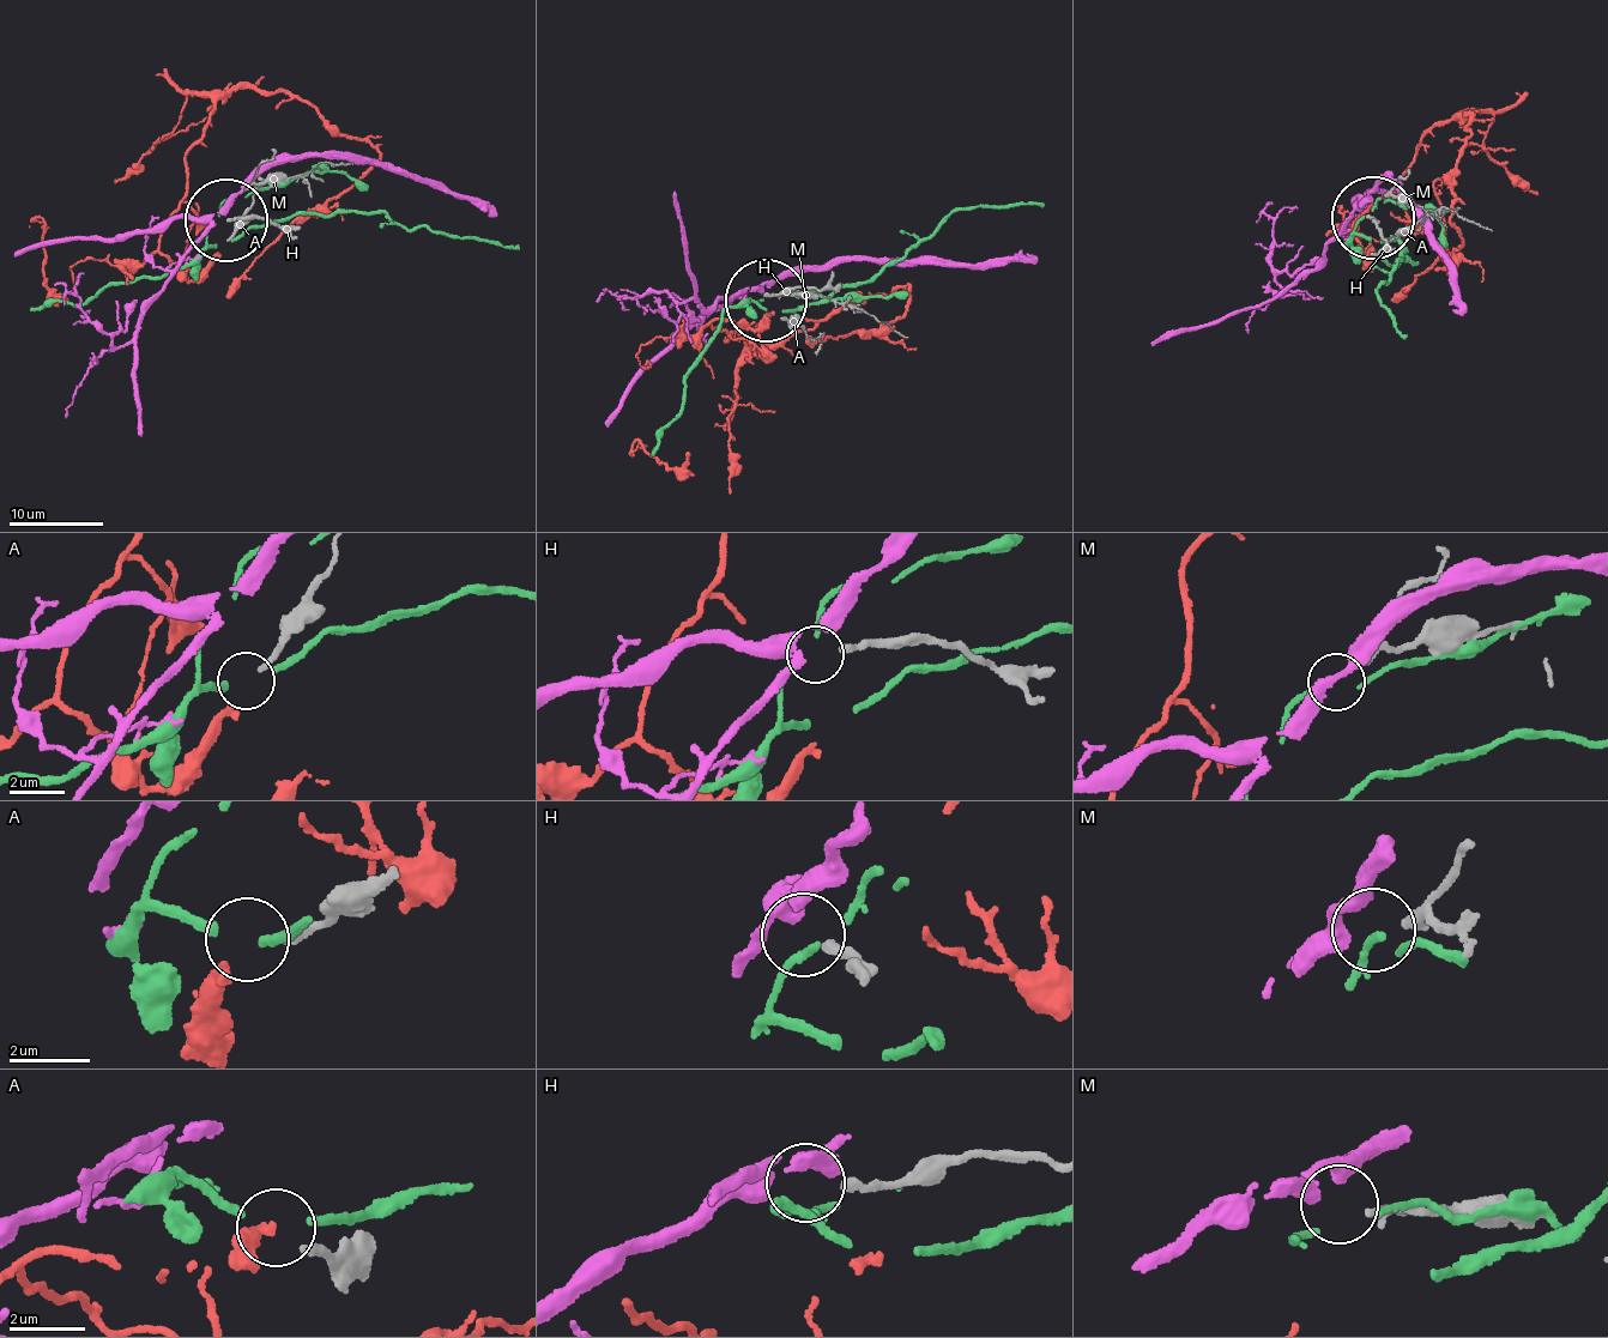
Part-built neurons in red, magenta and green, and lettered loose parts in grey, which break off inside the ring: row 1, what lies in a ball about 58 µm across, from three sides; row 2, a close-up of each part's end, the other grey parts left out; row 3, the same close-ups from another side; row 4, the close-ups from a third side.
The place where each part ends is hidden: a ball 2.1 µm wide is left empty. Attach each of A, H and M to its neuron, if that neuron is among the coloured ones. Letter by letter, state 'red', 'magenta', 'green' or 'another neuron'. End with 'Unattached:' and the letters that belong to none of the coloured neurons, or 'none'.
A: red
H: another neuron
M: magenta
Unattached: H

